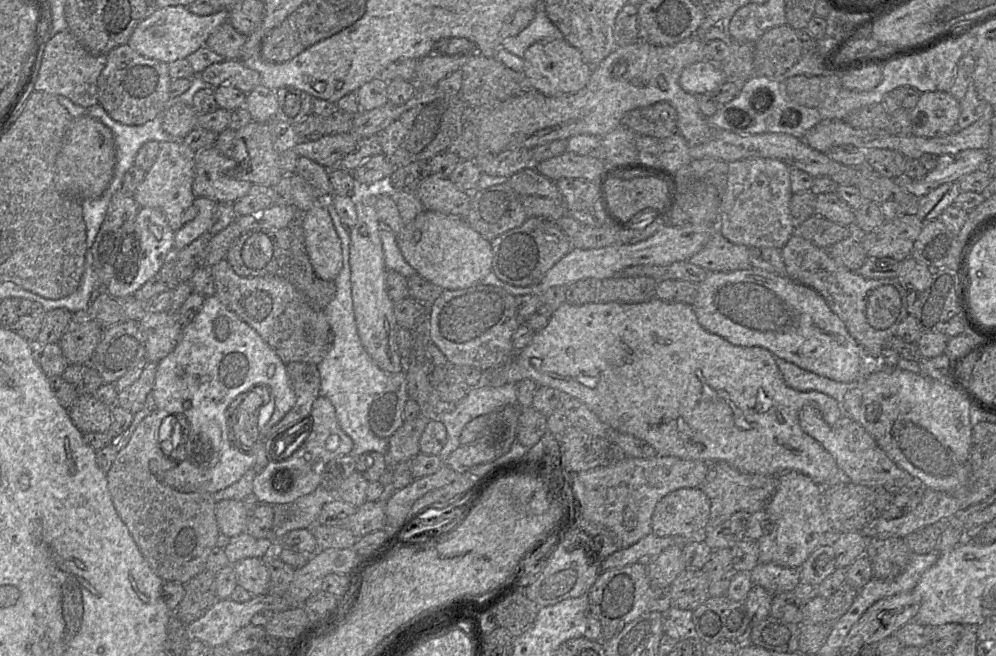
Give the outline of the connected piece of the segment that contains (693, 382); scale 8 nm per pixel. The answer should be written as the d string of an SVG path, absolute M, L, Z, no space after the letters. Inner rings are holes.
M657 297L640 303L623 302L589 302L571 304L565 301L555 309L546 327L534 332L531 341L520 351L515 351L502 364L482 371L477 386L498 387L506 383L518 383L524 379L534 381L538 386L549 386L558 389L563 395L570 395L586 404L605 424L615 430L632 434L655 448L659 456L674 456L684 460L704 462L725 461L738 471L748 474L778 476L784 472L798 472L808 476L821 487L829 487L850 482L839 469L832 455L799 425L799 412L806 406L817 408L824 421L834 426L843 421L842 406L832 397L818 392L800 392L789 387L779 370L775 357L762 347L736 346L705 330L698 322L692 305L680 302L667 302Z

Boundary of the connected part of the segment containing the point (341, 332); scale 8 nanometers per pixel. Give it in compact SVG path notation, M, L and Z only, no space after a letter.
M329 198L325 200L325 207L341 240L343 266L334 279L336 293L323 310L331 327L332 335L329 338L328 352L317 365L320 375L320 395L327 397L332 402L341 429L353 441L353 448L349 455L358 457L365 452L379 452L385 455L388 449L388 439L380 438L373 433L369 424L369 411L372 401L385 390L388 374L391 373L386 373L375 364L360 340L351 292L350 228L341 222Z

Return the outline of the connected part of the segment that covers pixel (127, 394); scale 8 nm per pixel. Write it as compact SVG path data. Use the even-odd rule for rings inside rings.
M148 362L139 378L123 391L118 392L116 405L134 414L142 409L152 392L157 363Z

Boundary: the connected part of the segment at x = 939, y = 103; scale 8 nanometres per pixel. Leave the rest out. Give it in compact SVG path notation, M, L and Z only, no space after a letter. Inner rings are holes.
M925 92L920 94L917 105L909 113L912 135L942 137L955 130L961 114L961 103L949 92Z

